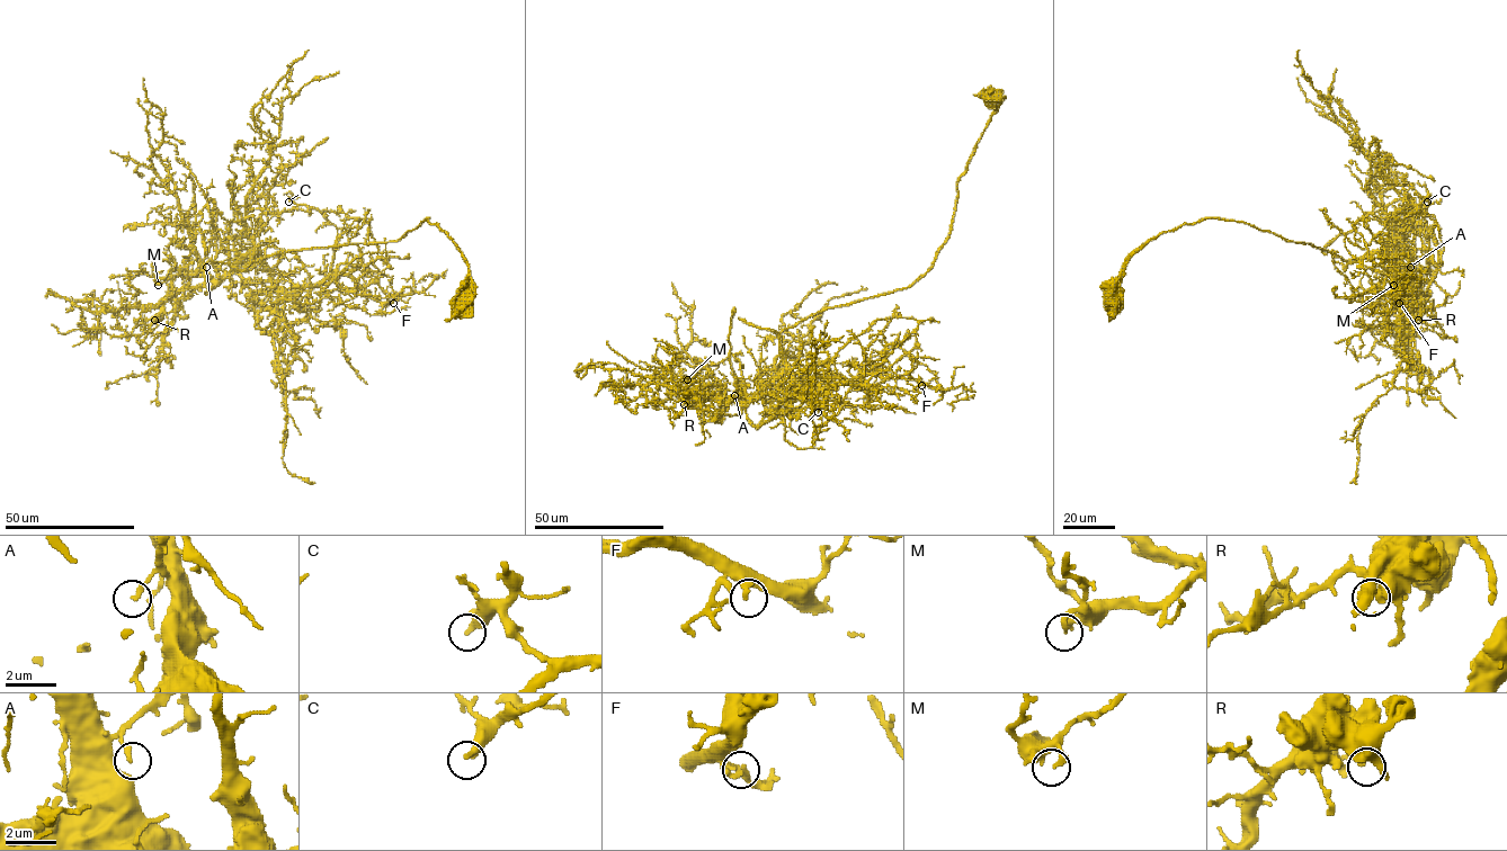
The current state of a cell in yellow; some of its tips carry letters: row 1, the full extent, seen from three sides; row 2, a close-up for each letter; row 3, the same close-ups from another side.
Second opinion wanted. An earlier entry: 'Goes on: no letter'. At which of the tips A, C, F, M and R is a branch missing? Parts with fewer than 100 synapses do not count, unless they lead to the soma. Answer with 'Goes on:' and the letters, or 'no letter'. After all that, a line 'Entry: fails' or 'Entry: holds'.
Goes on: no letter
Entry: holds

